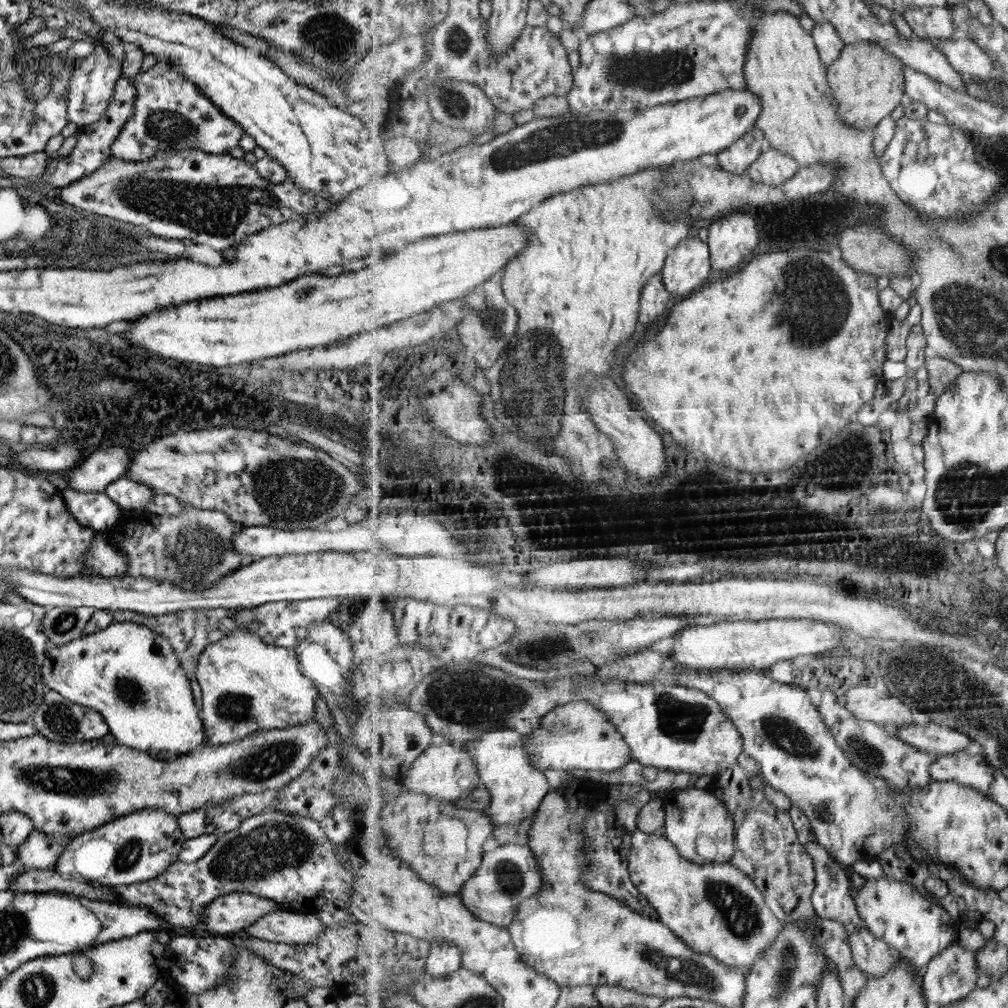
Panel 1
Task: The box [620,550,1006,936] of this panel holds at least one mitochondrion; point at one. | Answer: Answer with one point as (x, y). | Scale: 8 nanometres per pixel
(936, 689)

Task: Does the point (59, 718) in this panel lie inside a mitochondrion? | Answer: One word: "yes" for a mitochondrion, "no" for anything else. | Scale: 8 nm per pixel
yes

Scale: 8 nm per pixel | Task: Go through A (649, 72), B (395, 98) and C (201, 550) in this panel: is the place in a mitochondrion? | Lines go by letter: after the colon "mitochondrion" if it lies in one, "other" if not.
A: mitochondrion
B: other
C: mitochondrion

